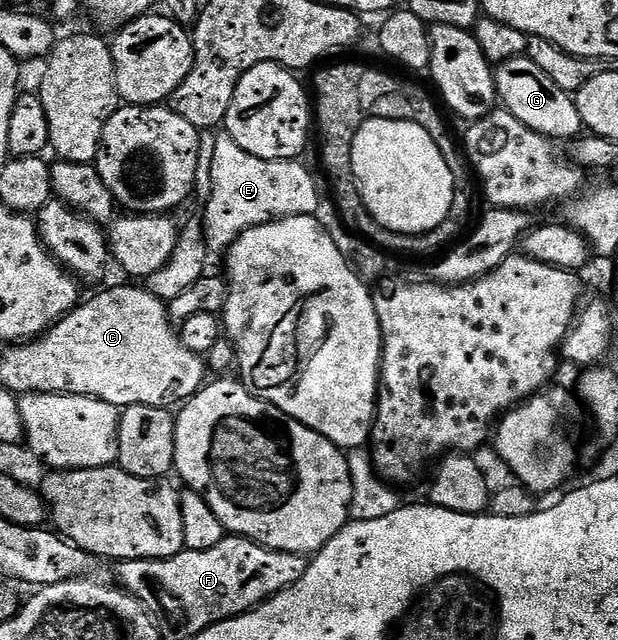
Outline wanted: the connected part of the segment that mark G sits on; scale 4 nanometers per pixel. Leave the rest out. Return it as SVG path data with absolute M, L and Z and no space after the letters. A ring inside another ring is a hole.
M527 56L506 59L495 67L494 73L496 93L503 109L518 120L522 120L526 128L545 134L547 138L553 140L575 139L585 129L582 116L576 107L575 97L558 88L558 84L554 84L554 80L550 80L550 76L546 76L546 72L536 67Z

